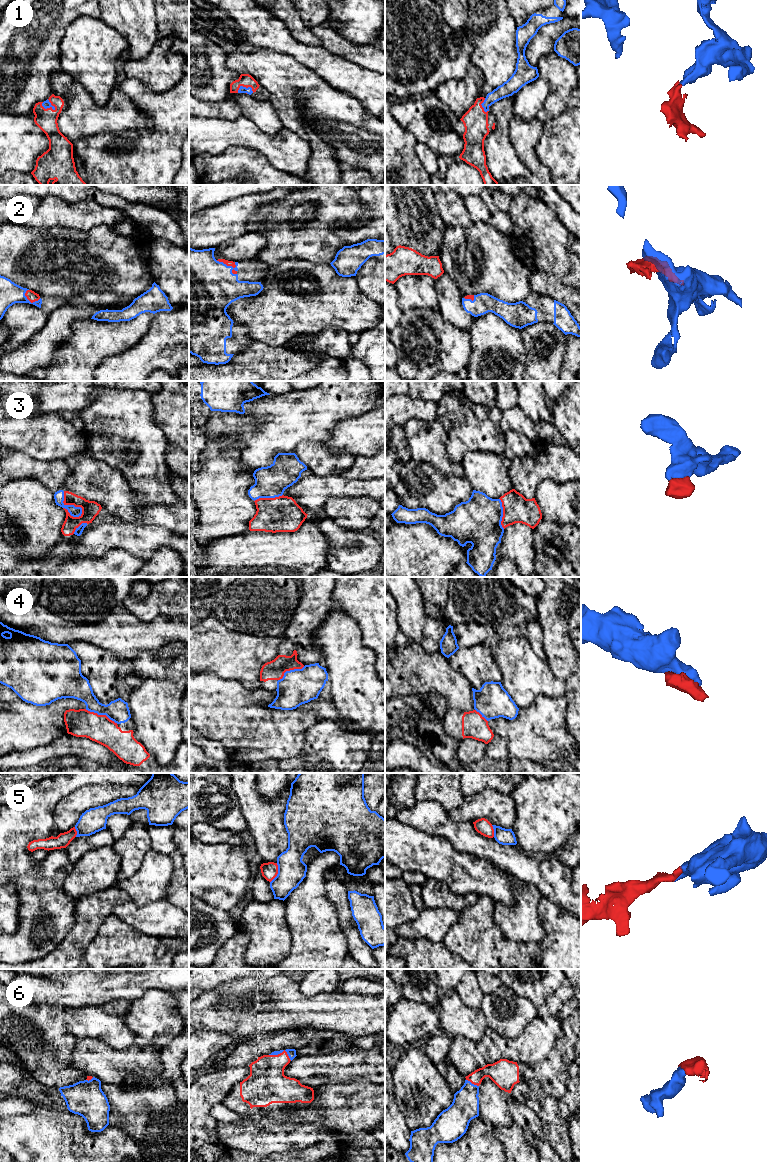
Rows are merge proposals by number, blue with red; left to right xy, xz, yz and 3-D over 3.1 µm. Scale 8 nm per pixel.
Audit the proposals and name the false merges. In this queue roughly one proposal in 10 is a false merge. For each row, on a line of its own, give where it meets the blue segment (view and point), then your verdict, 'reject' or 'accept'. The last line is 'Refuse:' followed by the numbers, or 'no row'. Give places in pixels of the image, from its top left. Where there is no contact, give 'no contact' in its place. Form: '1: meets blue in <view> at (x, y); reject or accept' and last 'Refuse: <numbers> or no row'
1: meets blue in xy at (48, 107); accept
2: meets blue in xz at (229, 266); accept
3: meets blue in xy at (71, 505); accept
4: meets blue in xy at (101, 714); accept
5: meets blue in xz at (278, 873); reject
6: meets blue in yz at (471, 1083); accept
Refuse: 5

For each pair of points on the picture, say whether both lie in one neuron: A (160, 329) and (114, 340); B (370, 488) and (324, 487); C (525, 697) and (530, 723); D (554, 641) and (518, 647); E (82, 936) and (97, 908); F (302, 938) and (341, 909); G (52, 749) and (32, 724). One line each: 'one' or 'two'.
A: two
B: one
C: two
D: two
E: one
F: two
G: two

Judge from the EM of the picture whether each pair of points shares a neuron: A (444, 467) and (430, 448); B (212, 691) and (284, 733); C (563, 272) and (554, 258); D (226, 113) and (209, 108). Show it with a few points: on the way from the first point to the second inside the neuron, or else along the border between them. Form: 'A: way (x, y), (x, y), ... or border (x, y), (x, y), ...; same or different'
A: way (441, 462), (435, 453); same
B: way (230, 709), (244, 723), (259, 728), (266, 728); same
C: way (563, 269), (557, 261); same
D: way (222, 110), (213, 109); same

